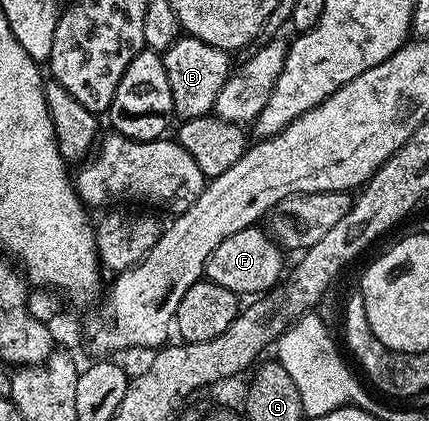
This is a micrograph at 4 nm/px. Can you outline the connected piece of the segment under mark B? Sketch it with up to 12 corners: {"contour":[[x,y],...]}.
{"contour":[[184,34],[162,52],[180,120],[212,114],[232,56]]}

